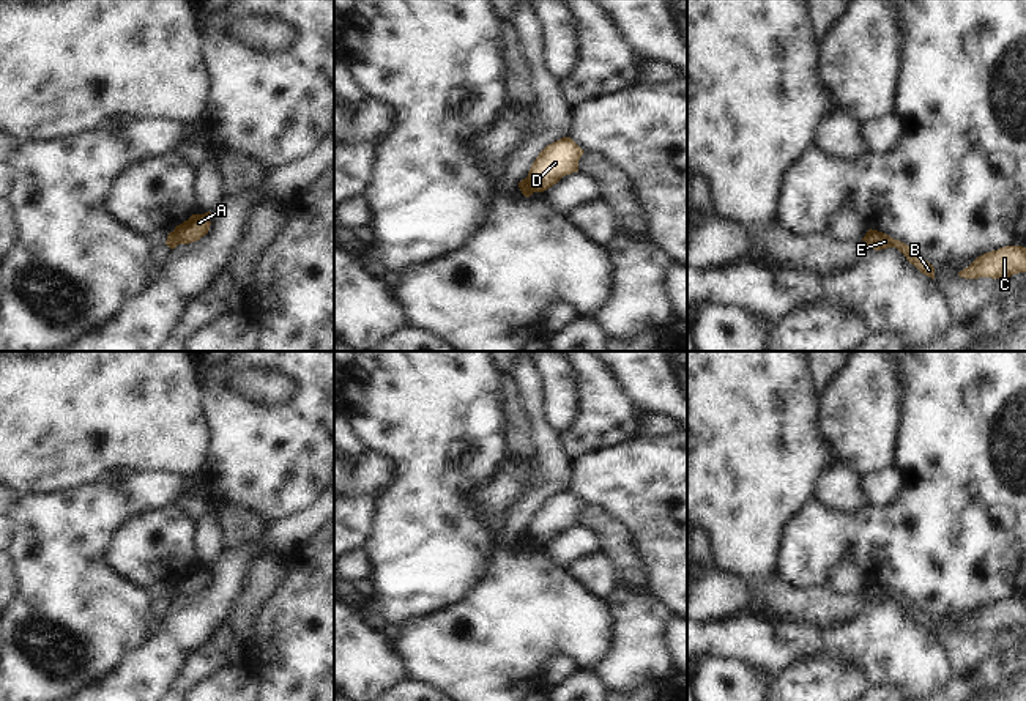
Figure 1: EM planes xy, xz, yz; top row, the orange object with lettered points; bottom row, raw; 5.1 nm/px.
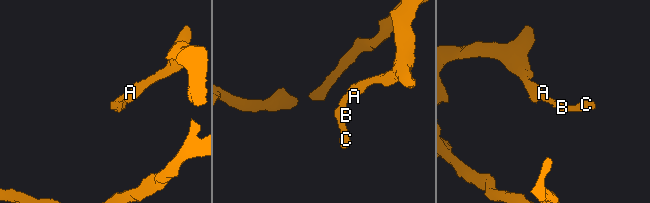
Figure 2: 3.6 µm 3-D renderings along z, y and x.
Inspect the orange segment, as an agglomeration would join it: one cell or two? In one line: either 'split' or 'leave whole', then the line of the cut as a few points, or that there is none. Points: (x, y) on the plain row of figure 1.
split; cut in xz along (525, 531), (533, 544)

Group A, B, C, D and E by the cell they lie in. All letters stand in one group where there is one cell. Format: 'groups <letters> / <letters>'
groups A D / B C E

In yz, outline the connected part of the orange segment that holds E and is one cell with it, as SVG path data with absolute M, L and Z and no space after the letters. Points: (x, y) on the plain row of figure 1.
M872 583L867 591L865 591L865 597L868 602L875 602L875 603L881 603L881 602L887 602L887 600L895 600L898 602L906 613L914 618L922 627L935 632L935 621L933 618L930 618L927 613L924 613L913 600L909 600L908 597L890 591L889 588L878 584L878 583Z

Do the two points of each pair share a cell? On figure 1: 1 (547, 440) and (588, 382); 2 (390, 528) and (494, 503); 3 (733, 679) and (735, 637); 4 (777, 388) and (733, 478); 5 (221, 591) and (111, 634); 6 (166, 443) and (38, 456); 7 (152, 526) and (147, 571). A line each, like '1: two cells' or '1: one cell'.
1: two cells
2: two cells
3: two cells
4: one cell
5: two cells
6: one cell
7: one cell

